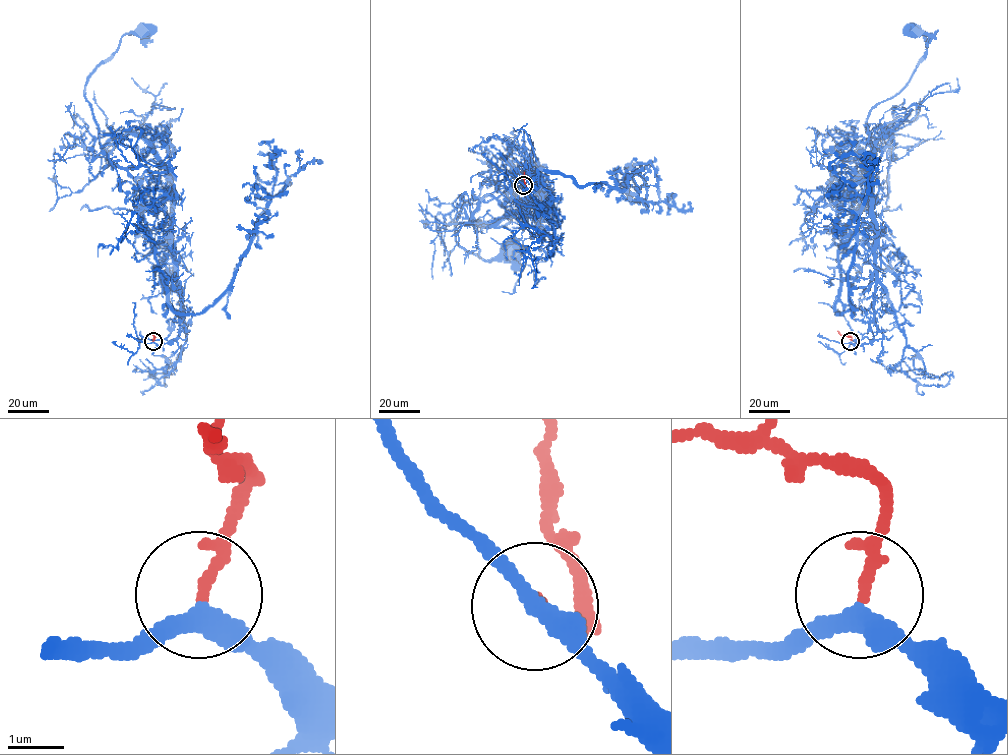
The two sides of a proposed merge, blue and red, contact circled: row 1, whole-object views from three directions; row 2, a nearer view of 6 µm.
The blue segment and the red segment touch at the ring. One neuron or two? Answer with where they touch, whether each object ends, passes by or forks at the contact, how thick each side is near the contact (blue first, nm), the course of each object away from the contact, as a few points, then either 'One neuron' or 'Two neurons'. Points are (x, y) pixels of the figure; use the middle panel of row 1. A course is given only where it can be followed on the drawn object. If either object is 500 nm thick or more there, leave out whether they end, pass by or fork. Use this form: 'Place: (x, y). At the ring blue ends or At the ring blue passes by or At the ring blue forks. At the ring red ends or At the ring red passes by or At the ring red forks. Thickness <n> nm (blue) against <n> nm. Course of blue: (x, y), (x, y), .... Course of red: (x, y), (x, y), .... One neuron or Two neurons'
Place: (523, 185). At the ring blue passes by. At the ring red passes by. Thickness 320 nm (blue) against 130 nm. Course of blue: (523, 185), (548, 217), (552, 208), (522, 206), (479, 226), (467, 200), (455, 234), (486, 260), (513, 245). Course of red: (523, 185), (524, 172). One neuron

